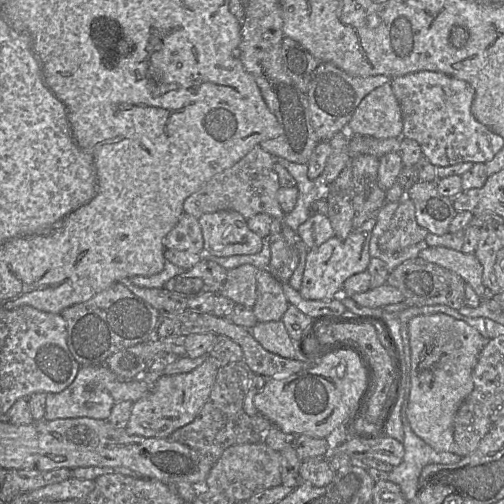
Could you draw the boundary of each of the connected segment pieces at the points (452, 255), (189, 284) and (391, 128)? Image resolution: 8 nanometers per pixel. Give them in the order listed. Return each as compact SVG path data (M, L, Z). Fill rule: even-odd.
M428 246L419 252L419 258L438 264L460 277L471 285L476 294L481 298L492 297L483 284L482 265L474 253L466 254L443 246Z
M202 258L192 268L167 281L164 289L185 299L195 298L206 292L217 294L226 279L227 271L217 263Z
M391 83L375 88L361 100L346 131L376 139L403 137L402 112Z

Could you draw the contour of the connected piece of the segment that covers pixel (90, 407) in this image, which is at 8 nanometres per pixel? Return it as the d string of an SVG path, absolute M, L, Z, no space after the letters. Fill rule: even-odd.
M90 365L80 367L73 382L62 392L46 394L46 421L70 418L91 418L107 420L110 416L114 399L110 394L113 382L124 382L104 365Z

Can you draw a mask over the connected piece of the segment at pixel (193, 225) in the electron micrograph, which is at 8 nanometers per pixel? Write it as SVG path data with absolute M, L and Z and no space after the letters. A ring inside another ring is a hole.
M183 213L175 227L163 240L164 249L201 253L203 237L198 219Z

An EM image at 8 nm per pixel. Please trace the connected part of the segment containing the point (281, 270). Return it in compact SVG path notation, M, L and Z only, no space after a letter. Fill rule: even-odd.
M272 218L270 234L270 262L267 270L281 283L289 280L299 264L299 254L295 248L289 246L282 235L281 221Z

